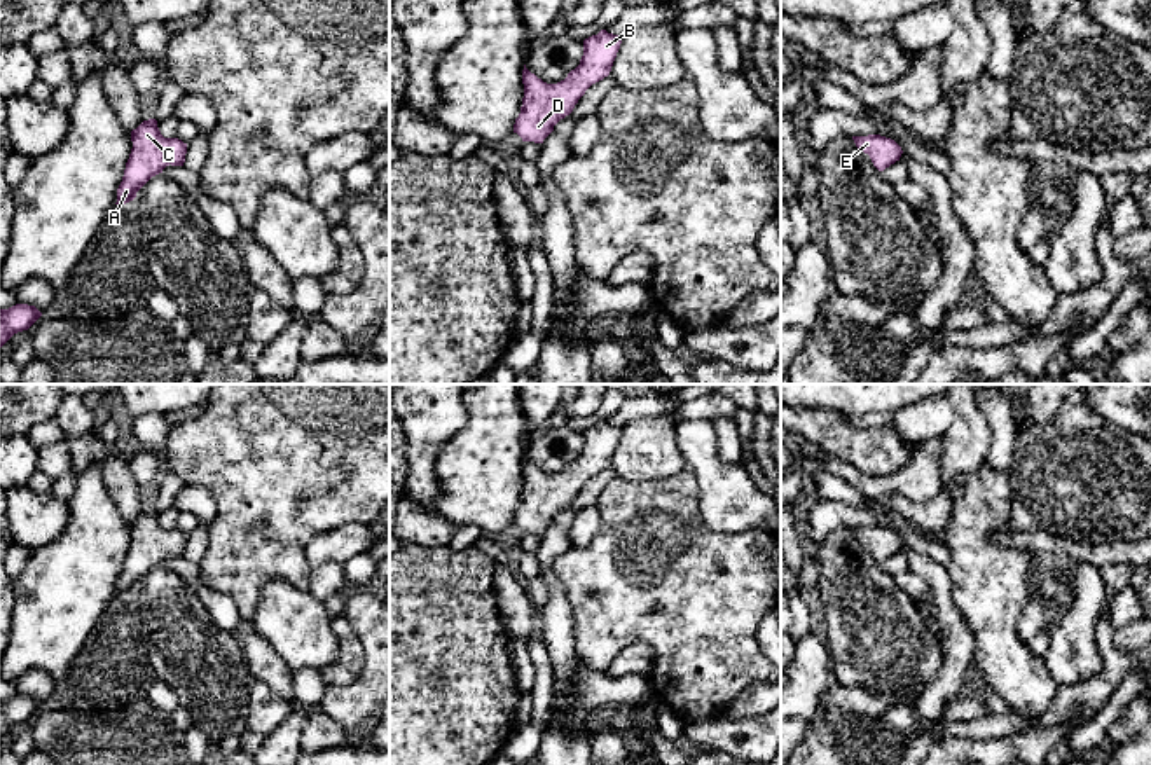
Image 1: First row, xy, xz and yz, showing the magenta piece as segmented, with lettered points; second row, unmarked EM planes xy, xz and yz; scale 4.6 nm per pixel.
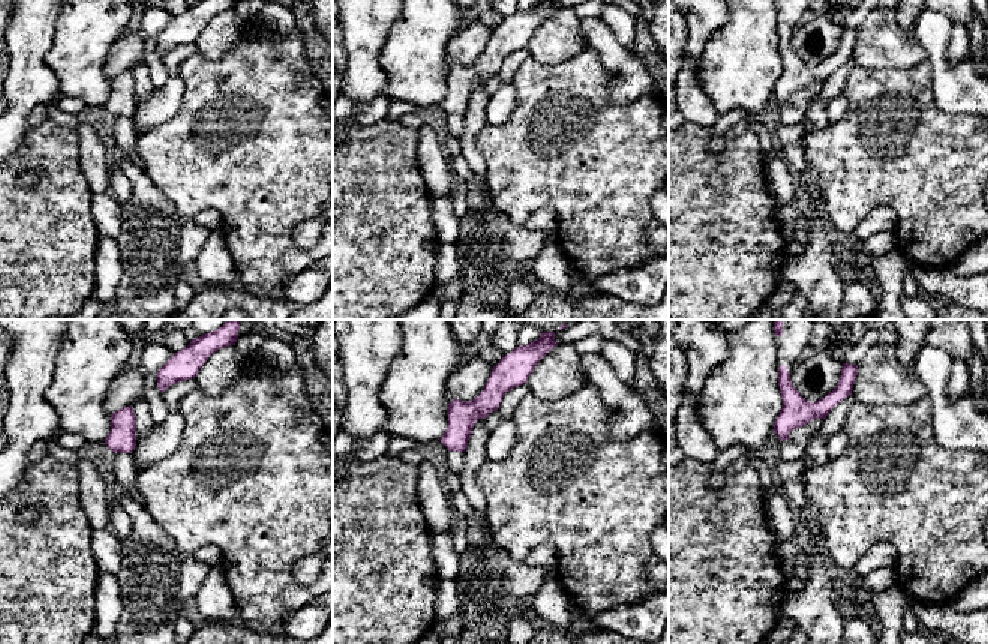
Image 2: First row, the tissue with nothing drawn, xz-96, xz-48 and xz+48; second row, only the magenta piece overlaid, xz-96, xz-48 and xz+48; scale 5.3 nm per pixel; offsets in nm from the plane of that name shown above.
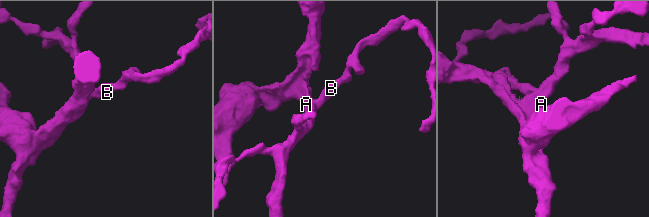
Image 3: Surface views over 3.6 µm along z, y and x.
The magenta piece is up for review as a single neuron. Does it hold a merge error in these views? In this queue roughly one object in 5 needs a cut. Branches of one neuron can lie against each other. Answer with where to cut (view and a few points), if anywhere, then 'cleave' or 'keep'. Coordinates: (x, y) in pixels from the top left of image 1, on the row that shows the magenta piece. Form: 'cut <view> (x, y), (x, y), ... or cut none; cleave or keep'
cut none; keep

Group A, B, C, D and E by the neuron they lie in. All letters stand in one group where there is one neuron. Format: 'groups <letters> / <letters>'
groups A B C D E

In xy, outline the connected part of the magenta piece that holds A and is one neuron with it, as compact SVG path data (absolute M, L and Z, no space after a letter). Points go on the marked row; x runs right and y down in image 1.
M155 119L143 121L131 131L133 148L126 162L122 182L117 189L117 203L126 204L136 192L166 166L183 166L187 143L178 138L164 138Z

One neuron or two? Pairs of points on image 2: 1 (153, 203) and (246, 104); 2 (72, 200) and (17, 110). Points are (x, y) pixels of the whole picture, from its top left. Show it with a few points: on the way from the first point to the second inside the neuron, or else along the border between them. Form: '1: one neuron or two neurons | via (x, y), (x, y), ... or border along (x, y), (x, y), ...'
1: two neurons | border along (141, 168), (185, 221)
2: two neurons | border along (30, 126), (15, 150)

